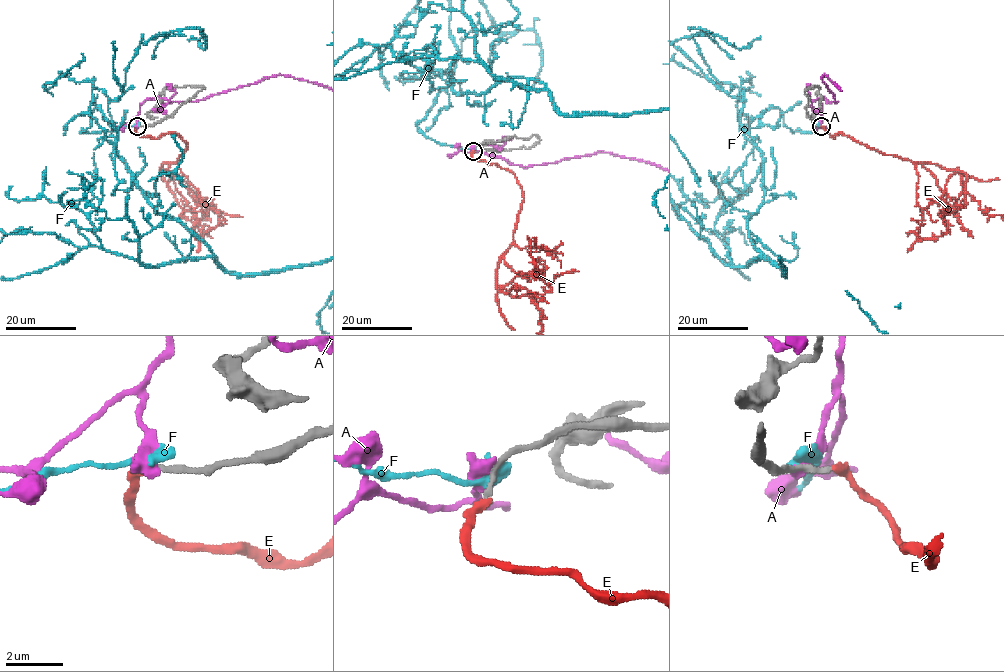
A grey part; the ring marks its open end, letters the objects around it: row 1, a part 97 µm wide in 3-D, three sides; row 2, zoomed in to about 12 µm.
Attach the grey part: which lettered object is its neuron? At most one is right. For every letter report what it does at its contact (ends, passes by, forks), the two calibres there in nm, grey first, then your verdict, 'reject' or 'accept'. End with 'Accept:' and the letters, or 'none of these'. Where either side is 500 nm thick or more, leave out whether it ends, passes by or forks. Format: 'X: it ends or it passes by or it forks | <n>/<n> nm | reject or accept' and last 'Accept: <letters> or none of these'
A: 260/550 nm | reject
E: it ends | 200/320 nm | accept
F: 260/500 nm | reject
Accept: E

